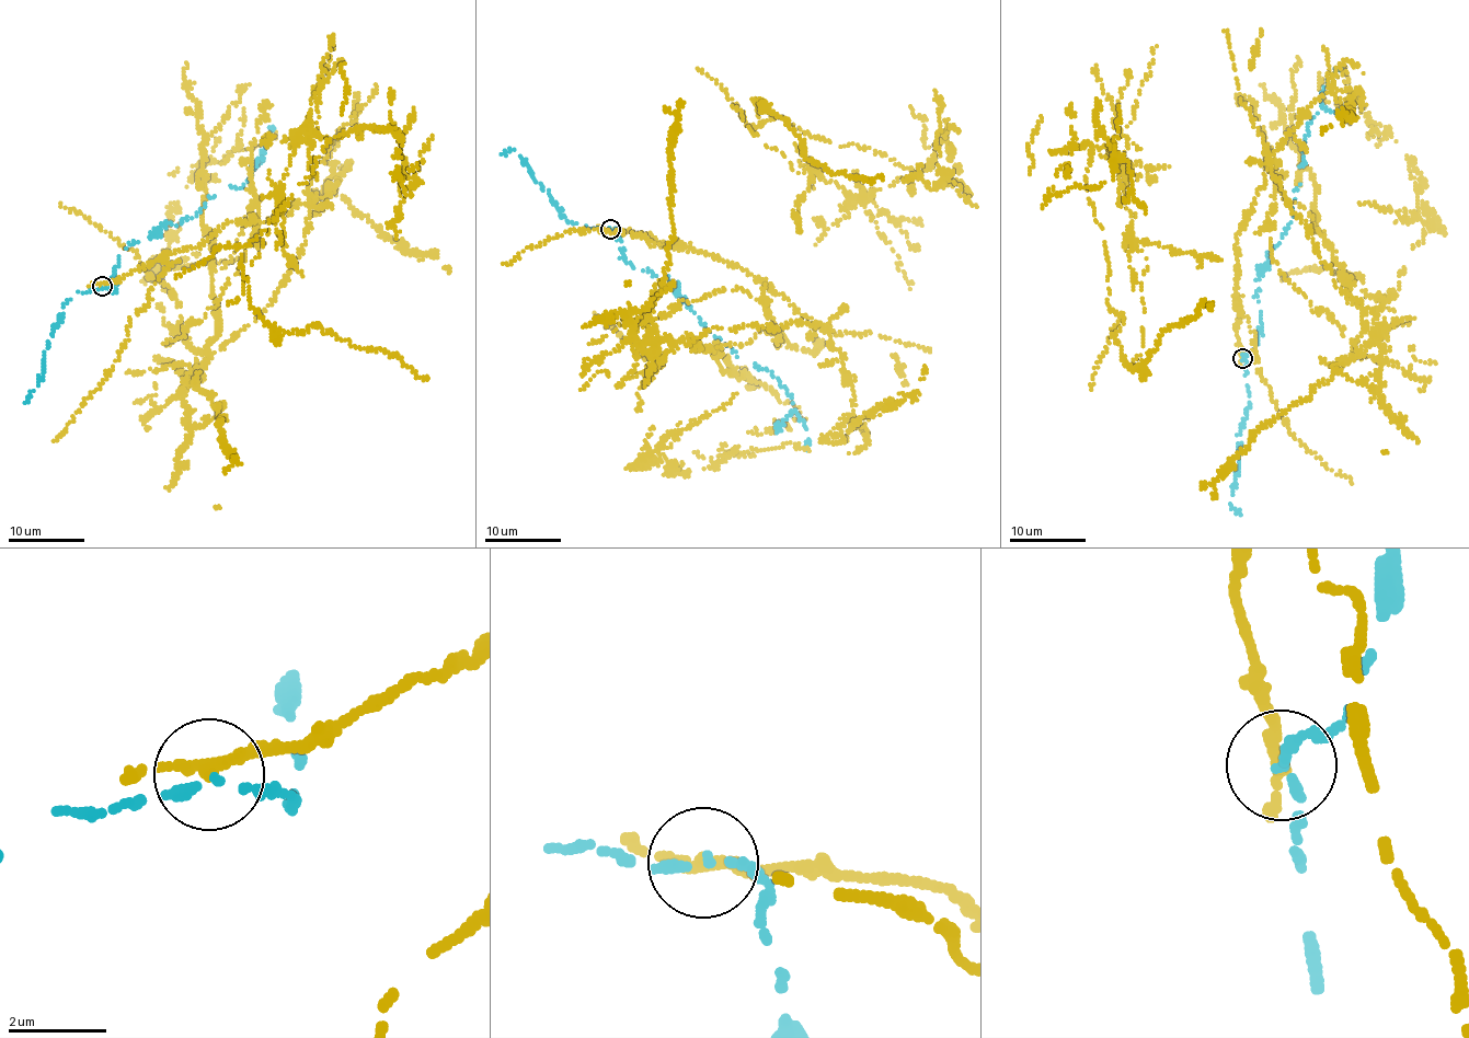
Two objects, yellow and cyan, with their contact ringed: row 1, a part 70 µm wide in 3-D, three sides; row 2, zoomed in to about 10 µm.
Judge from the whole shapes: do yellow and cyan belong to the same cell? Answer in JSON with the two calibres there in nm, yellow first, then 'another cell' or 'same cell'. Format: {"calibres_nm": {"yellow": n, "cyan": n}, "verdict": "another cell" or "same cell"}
{"calibres_nm": {"yellow": 260, "cyan": 110}, "verdict": "another cell"}

